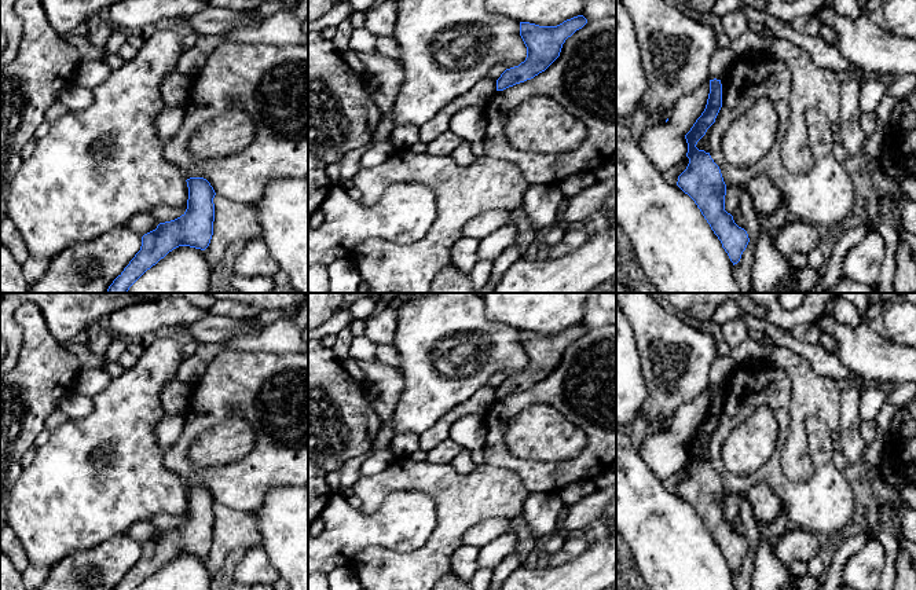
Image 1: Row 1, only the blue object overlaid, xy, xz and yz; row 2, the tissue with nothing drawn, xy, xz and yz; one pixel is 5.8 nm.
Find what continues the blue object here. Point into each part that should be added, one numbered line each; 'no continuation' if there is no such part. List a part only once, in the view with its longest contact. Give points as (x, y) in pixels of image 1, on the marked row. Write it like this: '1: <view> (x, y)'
no continuation

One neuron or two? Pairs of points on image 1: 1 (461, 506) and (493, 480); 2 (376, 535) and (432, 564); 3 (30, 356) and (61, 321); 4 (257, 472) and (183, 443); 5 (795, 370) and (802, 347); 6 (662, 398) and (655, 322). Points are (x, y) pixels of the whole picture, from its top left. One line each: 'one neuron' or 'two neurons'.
1: one neuron
2: two neurons
3: two neurons
4: one neuron
5: two neurons
6: one neuron

